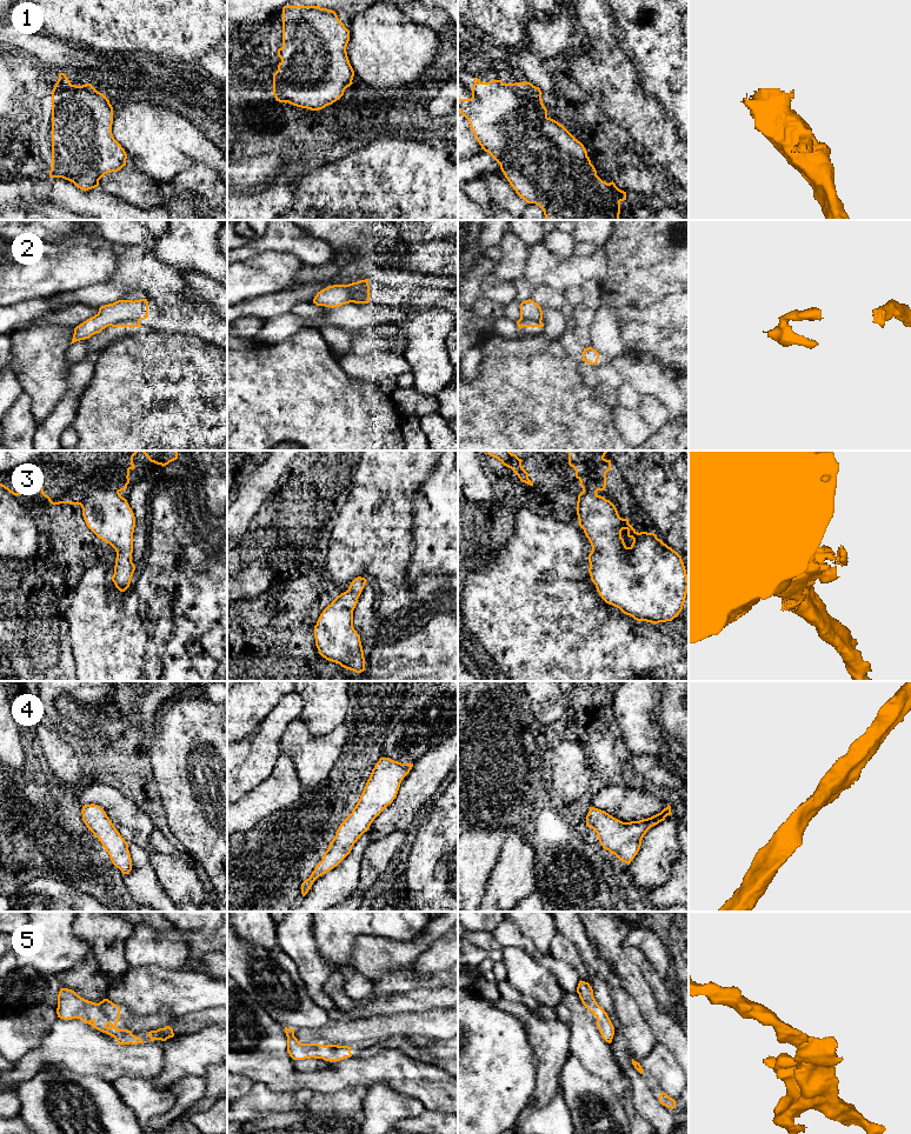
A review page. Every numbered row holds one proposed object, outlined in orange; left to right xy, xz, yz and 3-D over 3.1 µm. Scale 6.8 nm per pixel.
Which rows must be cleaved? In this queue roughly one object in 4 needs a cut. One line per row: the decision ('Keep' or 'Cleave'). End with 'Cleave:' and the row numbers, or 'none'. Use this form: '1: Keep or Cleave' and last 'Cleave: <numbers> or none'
1: Keep
2: Cleave
3: Keep
4: Keep
5: Keep
Cleave: 2

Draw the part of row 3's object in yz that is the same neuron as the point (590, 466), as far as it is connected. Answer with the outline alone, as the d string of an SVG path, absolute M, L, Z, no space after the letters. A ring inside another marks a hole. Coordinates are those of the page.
M607 451L567 452L568 465L574 468L576 478L580 481L583 488L577 501L578 525L584 529L592 546L592 551L589 554L589 573L597 592L606 603L619 608L624 614L632 616L637 621L646 621L654 625L672 621L681 612L689 588L687 574L681 556L658 539L654 533L638 533L629 523L627 519L619 516L616 506L610 500L597 494L598 491L605 489L606 473L611 471L611 460L604 458ZM623 529L626 529L627 536L633 539L630 547L625 545L621 538Z

